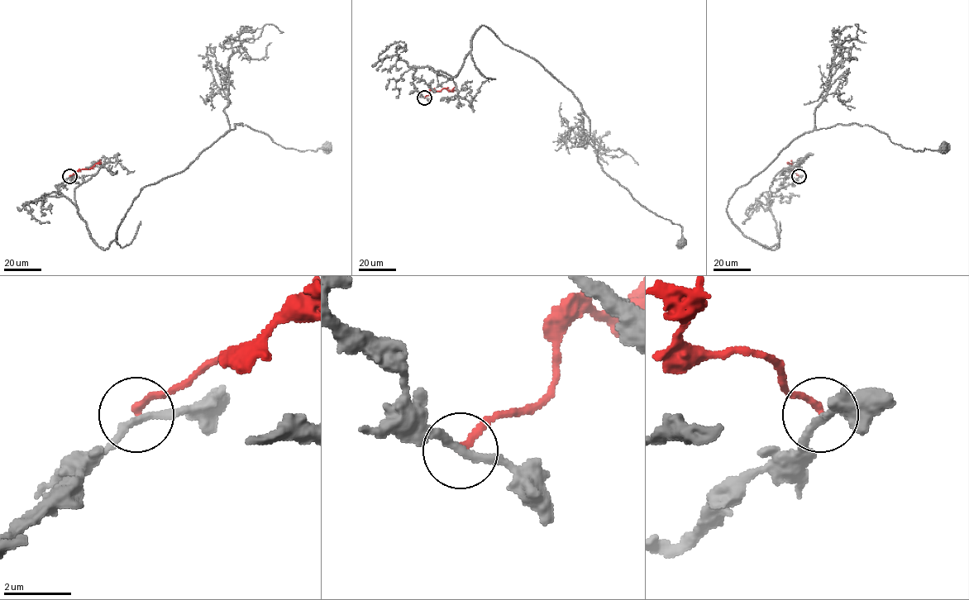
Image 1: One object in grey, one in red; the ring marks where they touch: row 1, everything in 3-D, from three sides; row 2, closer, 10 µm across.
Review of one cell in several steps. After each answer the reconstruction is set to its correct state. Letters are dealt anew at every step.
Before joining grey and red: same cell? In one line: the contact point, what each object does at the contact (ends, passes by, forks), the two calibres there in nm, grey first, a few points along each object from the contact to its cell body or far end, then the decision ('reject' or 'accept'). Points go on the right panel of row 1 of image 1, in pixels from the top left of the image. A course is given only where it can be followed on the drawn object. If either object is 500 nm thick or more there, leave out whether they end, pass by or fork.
(799, 176) | grey passes by | red ends | 220/200 nm | grey via (799, 176), (769, 196), (775, 249), (733, 223), (735, 191), (805, 132), (856, 123), (914, 151), (946, 146) | red via (799, 176), (791, 172), (792, 164), (789, 162) | reject

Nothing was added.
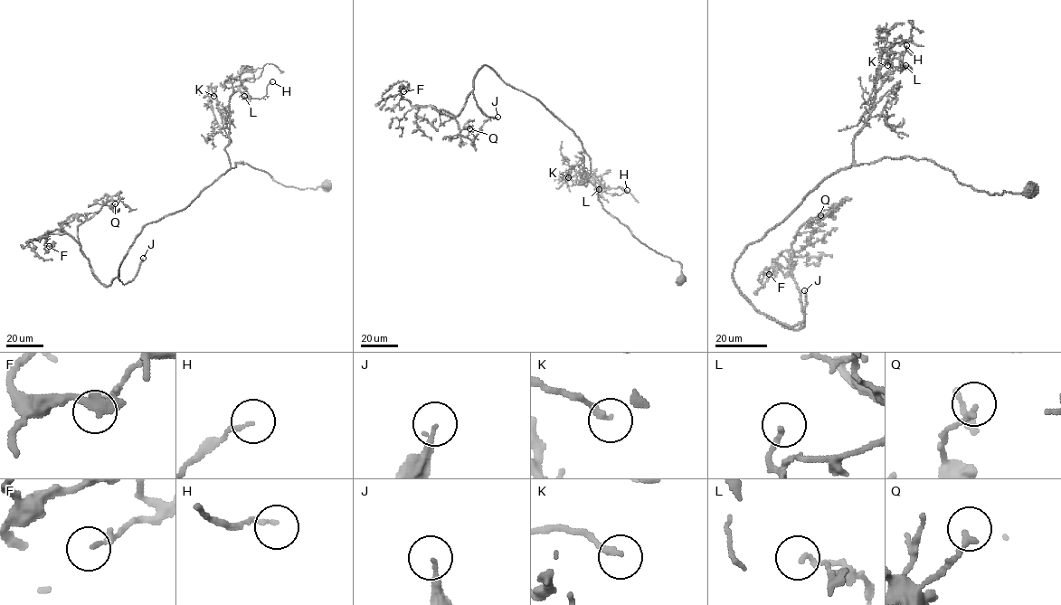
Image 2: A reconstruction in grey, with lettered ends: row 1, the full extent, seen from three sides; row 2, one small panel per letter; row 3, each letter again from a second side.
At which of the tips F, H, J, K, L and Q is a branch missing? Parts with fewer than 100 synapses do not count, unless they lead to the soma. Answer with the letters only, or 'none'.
J

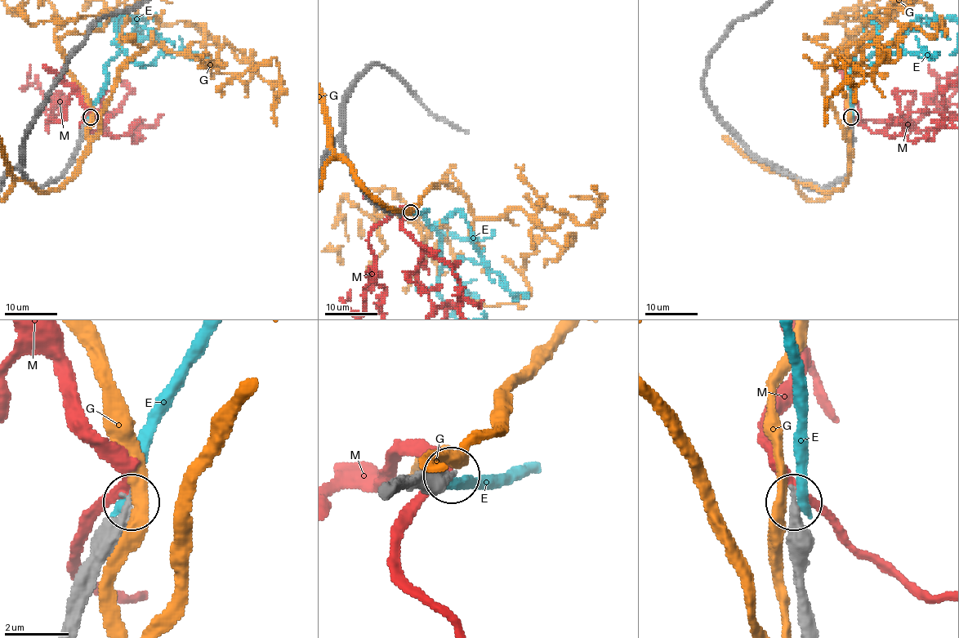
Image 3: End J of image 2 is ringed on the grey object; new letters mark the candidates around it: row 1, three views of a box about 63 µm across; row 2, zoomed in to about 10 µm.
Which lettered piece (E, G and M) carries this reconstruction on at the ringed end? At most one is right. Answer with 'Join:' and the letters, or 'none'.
Join: none

